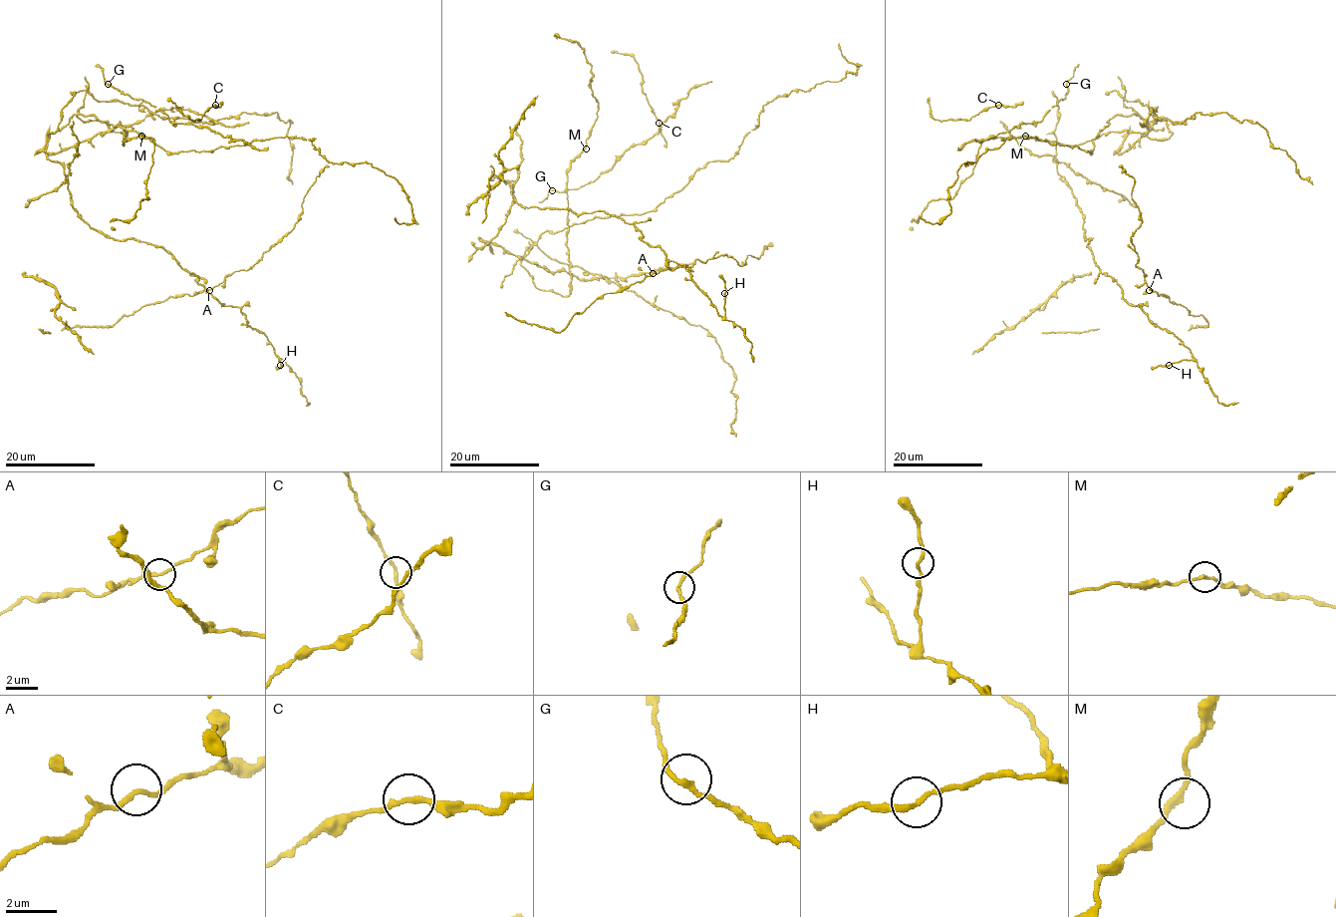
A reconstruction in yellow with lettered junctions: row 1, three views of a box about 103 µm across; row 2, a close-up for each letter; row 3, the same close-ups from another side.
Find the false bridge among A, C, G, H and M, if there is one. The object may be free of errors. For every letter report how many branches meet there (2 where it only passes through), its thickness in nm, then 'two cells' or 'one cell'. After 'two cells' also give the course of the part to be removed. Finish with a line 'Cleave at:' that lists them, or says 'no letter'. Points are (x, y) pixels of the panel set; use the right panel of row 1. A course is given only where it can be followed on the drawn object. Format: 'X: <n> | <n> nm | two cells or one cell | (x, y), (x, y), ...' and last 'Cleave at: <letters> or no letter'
A: 2 | 190 nm | one cell
C: 2 | 200 nm | one cell
G: 2 | 180 nm | one cell
H: 2 | 190 nm | one cell
M: 2 | 200 nm | one cell
Cleave at: no letter

